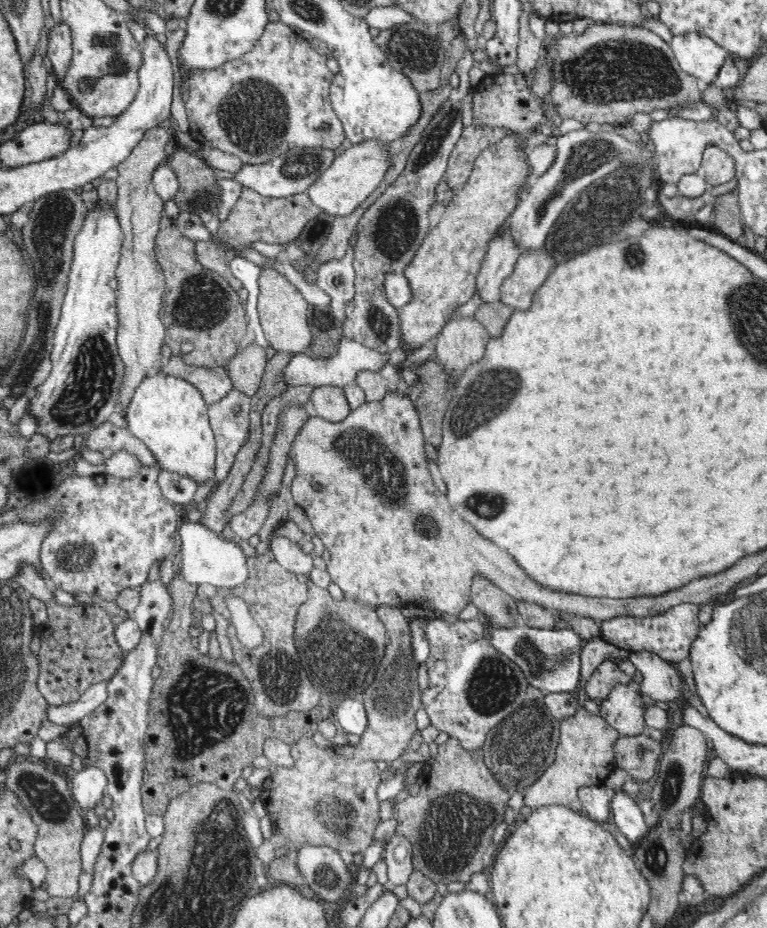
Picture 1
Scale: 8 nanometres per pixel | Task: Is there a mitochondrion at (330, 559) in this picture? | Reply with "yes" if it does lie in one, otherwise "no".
no

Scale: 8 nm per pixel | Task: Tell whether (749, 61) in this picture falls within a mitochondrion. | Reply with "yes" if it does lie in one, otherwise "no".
no

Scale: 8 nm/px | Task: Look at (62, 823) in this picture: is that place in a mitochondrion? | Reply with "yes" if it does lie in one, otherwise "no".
yes

